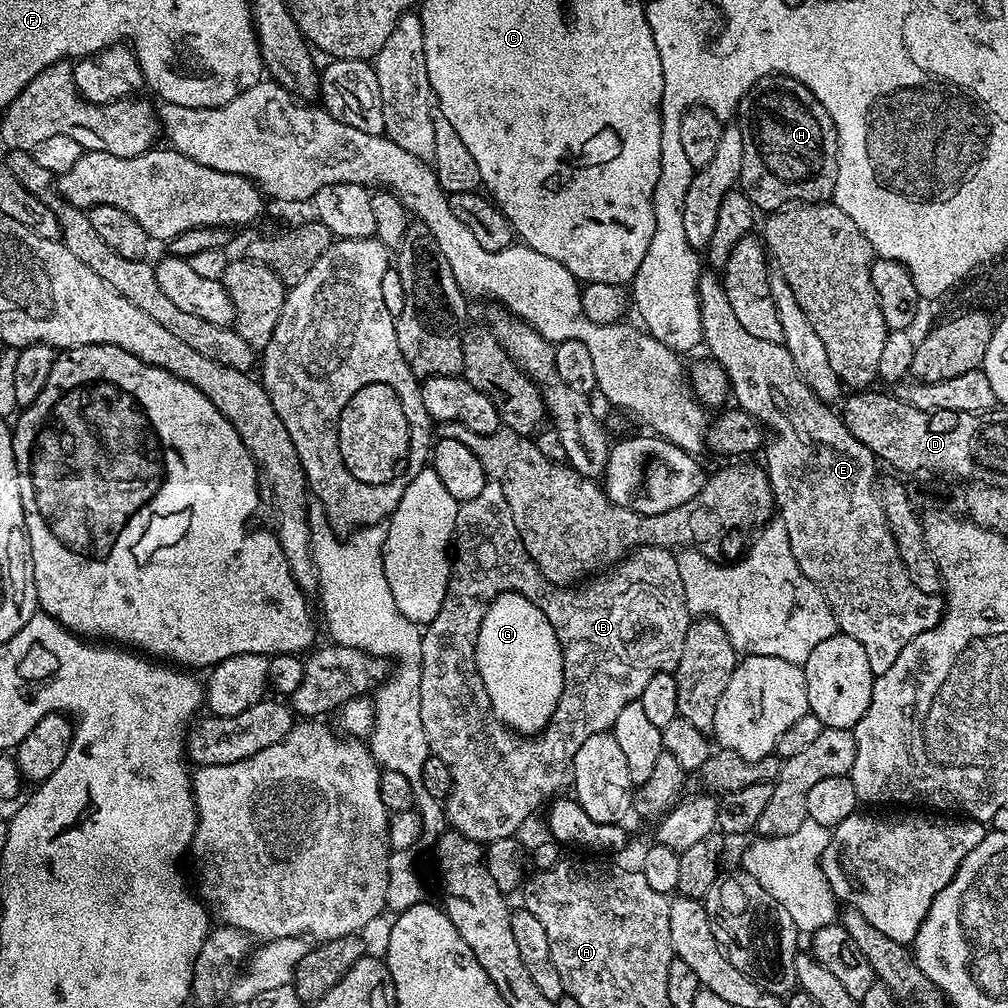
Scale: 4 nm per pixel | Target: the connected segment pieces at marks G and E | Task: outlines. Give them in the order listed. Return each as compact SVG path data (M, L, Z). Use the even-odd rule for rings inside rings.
M503 592L490 602L478 630L476 665L496 717L517 734L543 732L564 689L564 659L550 618L530 598Z
M708 270L701 275L696 293L700 303L700 313L702 314L703 343L706 348L708 344L709 350L712 351L709 352L711 359L718 361L724 367L724 373L728 375L730 392L734 400L736 396L735 403L742 410L749 412L755 420L760 421L770 433L770 439L766 444L766 453L768 452L766 471L768 481L772 484L772 494L775 507L778 509L778 518L786 526L786 534L790 538L790 550L794 554L794 562L798 562L802 574L806 574L806 578L810 578L810 582L814 582L820 588L820 593L824 595L830 610L834 614L837 629L843 635L862 642L862 650L866 650L866 659L870 662L873 677L886 674L886 670L890 670L890 666L894 666L898 654L902 654L902 650L911 640L918 638L918 634L930 630L944 617L945 601L937 594L926 594L923 590L918 590L918 586L914 586L914 582L910 582L910 574L906 574L906 566L898 554L898 546L892 533L892 527L889 526L884 513L884 504L880 501L878 475L876 476L878 458L866 446L862 446L862 442L858 442L858 438L854 438L854 434L850 434L850 430L844 425L843 419L837 413L835 416L828 409L831 407L825 401L819 400L810 390L810 386L806 386L806 382L802 382L802 378L798 374L798 366L794 366L794 358L790 358L790 350L786 350L783 344L766 342L762 338L754 338L754 334L746 334L745 327L738 322L737 316L734 315L734 309L726 298L724 281L715 271Z

